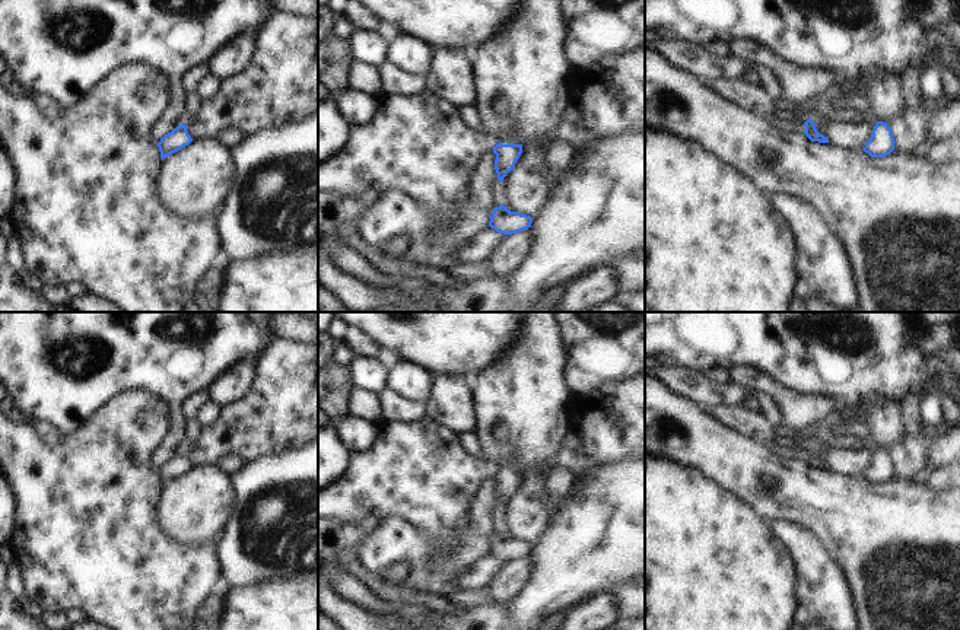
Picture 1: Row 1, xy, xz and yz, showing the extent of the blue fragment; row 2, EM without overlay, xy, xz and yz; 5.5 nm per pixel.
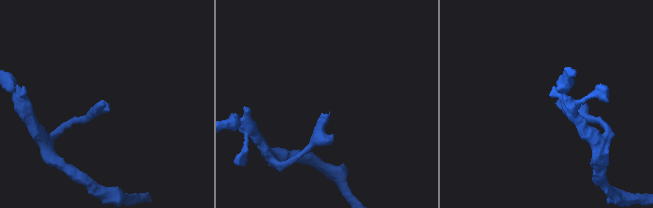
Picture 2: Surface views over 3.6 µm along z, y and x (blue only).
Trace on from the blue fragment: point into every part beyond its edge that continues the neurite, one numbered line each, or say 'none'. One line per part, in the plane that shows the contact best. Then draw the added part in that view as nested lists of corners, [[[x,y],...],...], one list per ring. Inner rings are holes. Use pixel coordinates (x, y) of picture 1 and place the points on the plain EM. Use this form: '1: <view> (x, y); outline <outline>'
none

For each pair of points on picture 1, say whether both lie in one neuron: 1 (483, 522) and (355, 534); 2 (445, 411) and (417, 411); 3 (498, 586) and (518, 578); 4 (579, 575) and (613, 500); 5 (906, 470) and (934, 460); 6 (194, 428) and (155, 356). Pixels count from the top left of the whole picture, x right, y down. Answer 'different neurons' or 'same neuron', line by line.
1: different neurons
2: different neurons
3: same neuron
4: same neuron
5: different neurons
6: different neurons

